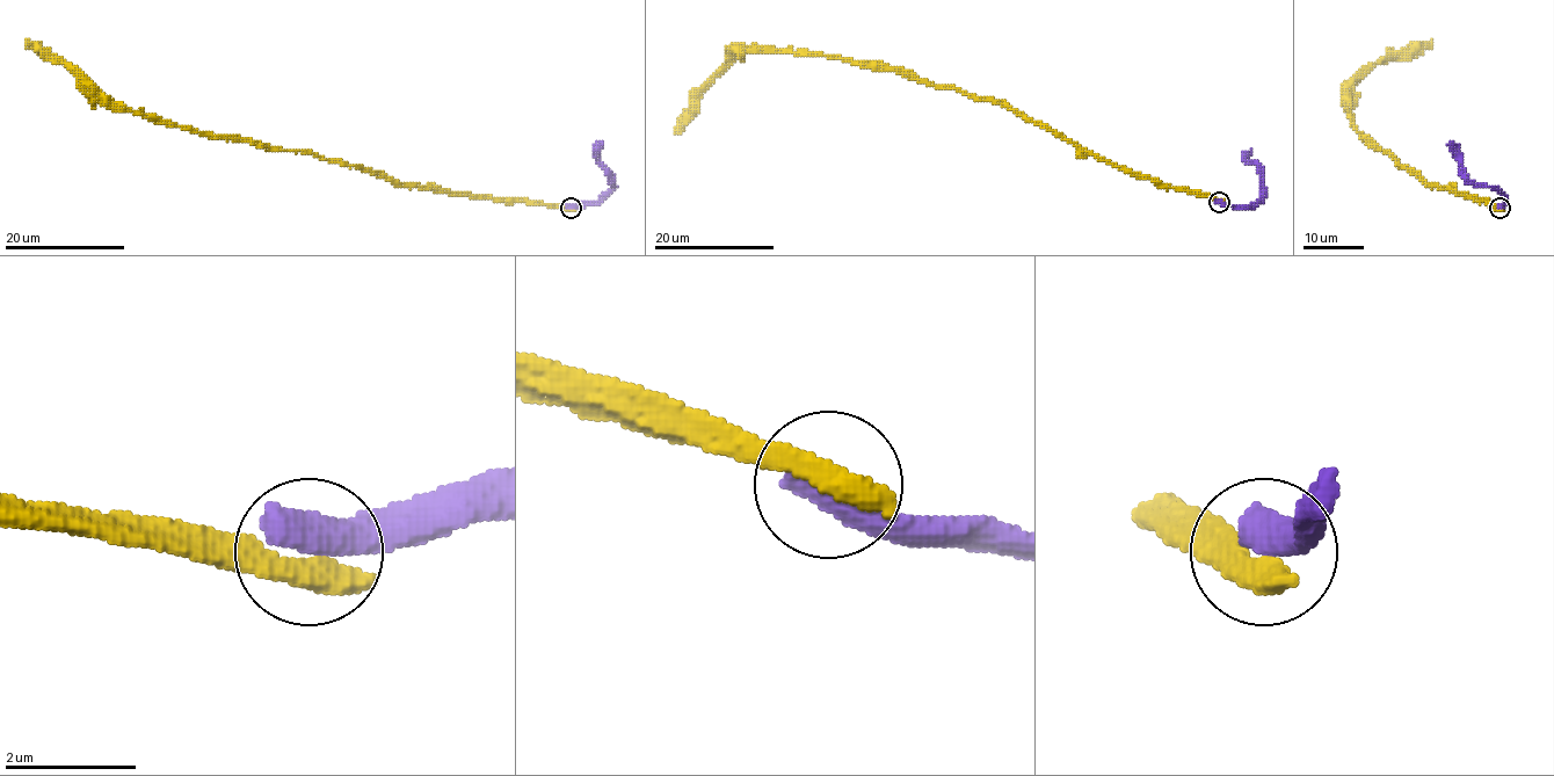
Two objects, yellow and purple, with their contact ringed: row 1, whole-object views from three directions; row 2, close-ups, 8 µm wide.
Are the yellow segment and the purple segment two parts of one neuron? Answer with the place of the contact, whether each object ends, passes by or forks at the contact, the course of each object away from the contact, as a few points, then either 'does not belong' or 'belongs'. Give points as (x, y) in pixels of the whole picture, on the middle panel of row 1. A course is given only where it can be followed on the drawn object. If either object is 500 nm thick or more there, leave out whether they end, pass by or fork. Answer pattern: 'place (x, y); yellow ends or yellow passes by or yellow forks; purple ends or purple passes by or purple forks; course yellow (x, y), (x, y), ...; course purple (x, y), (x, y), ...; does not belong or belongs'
place (1219, 202); course yellow (1219, 202), (1159, 186), (1106, 162), (990, 100), (822, 55), (739, 51), (698, 95), (695, 114), (674, 135); course purple (1219, 202), (1250, 207), (1261, 196), (1261, 168), (1246, 160), (1251, 151); does not belong

